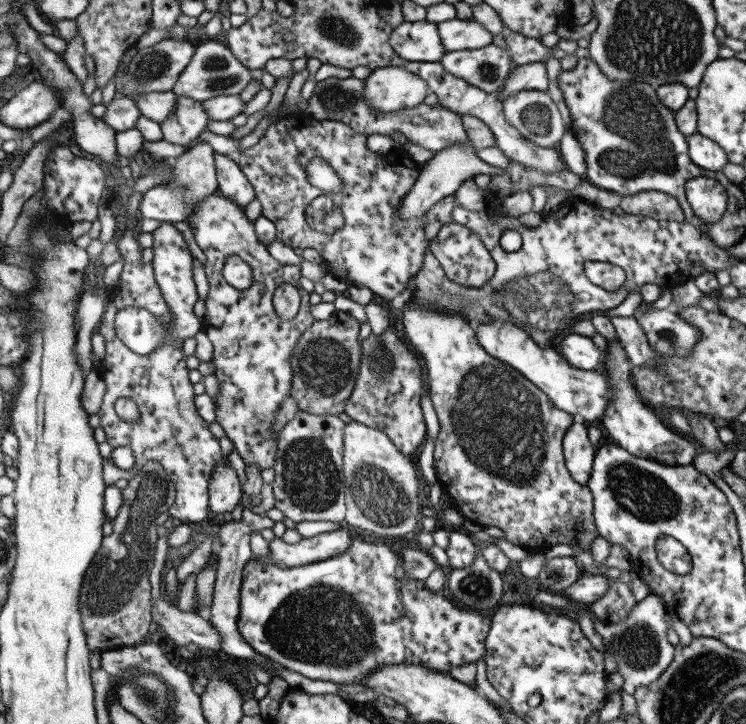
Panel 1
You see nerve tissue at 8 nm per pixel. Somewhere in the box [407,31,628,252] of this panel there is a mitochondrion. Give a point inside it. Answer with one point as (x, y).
(536, 119)

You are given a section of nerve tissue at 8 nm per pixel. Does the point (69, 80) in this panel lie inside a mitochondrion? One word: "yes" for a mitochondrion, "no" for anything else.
no

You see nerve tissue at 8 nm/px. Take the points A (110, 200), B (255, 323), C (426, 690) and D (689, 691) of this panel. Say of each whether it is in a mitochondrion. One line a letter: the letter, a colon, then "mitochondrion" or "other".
A: other
B: other
C: other
D: mitochondrion

